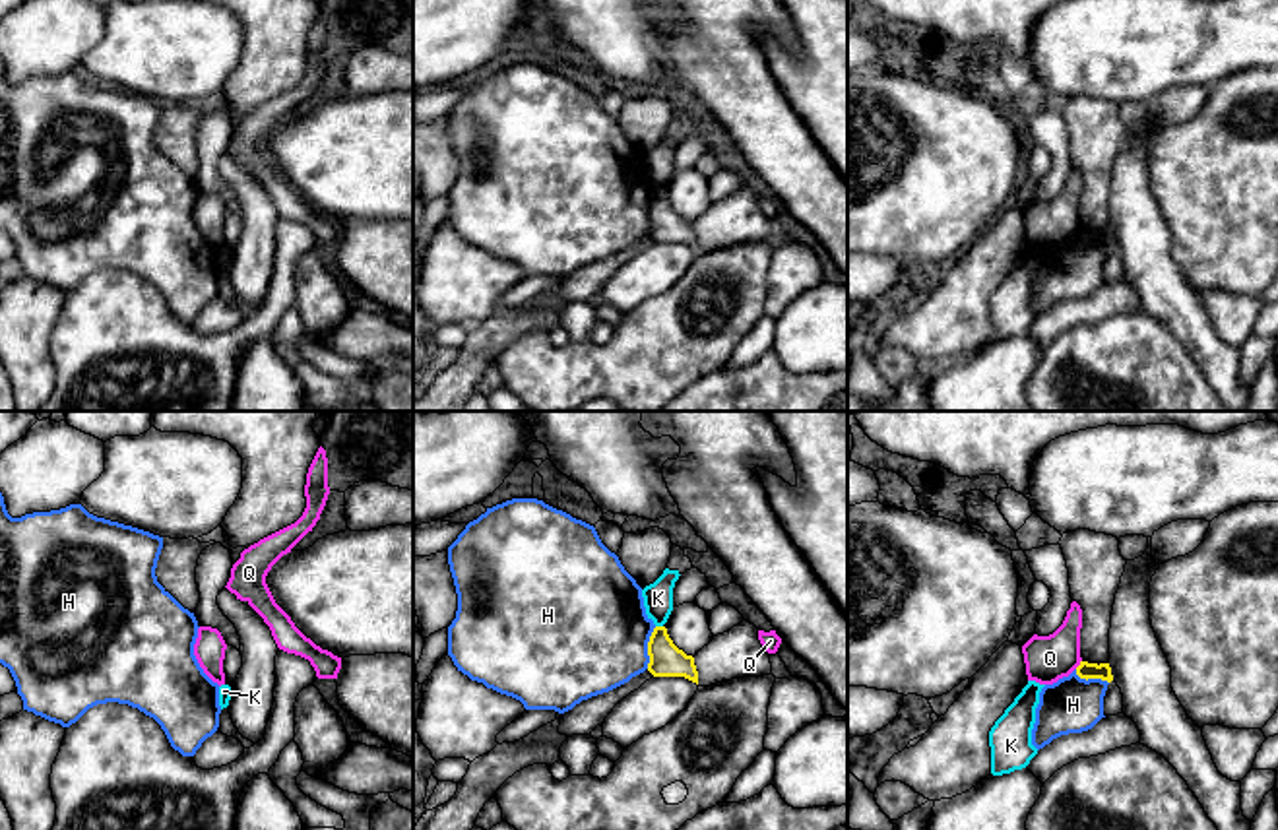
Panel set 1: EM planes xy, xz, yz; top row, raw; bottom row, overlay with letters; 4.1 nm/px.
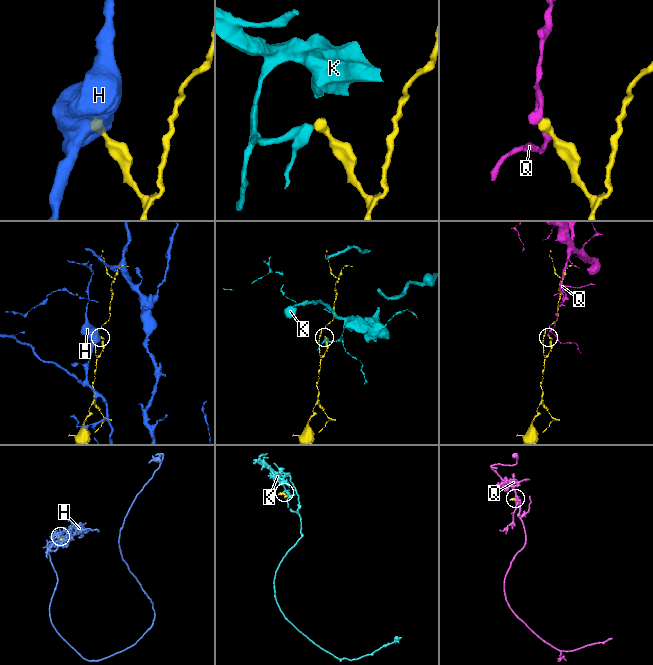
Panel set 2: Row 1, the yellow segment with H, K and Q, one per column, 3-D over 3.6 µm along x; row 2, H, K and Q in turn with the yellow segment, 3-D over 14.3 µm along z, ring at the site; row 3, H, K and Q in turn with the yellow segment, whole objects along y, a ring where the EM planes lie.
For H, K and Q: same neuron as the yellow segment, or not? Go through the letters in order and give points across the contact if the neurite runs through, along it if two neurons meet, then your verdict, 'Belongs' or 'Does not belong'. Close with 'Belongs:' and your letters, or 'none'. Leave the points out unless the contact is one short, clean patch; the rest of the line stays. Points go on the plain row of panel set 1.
H: Boundary: xz (656, 192), (648, 208), (646, 233). Does not belong
K: Boundary: xz (656, 191), (662, 192). Does not belong
Q: Boundary: yz (1081, 225), (1075, 233). Does not belong
Belongs: none

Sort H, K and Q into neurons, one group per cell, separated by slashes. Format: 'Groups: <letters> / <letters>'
Groups: H / K / Q

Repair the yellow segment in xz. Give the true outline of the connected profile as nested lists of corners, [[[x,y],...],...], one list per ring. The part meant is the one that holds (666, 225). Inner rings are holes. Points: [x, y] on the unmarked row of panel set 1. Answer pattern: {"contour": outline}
{"contour": [[[655,192],[648,208],[648,237],[654,242],[685,242],[698,250],[694,223],[679,215],[665,192]]]}

